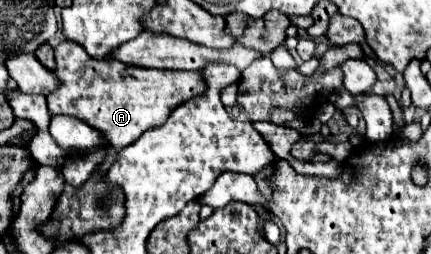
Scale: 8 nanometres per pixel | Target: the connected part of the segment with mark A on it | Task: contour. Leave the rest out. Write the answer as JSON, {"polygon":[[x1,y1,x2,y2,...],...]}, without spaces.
{"polygon":[[68,40,54,48,54,60,54,74,60,86,48,94,50,114,78,118,80,122,98,130,114,150,136,142,144,130,164,124,168,114,178,104,202,94,202,78,198,72,134,68,116,60,100,62,90,58,80,44]]}

